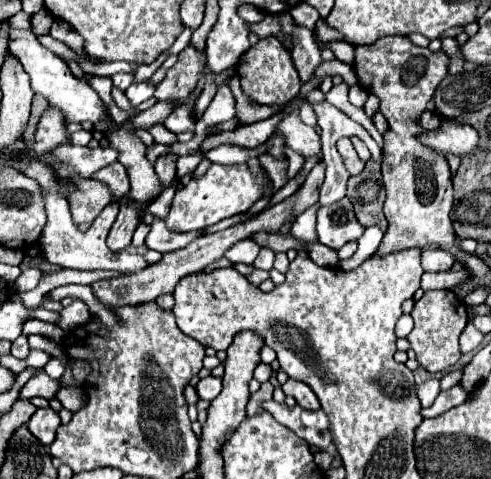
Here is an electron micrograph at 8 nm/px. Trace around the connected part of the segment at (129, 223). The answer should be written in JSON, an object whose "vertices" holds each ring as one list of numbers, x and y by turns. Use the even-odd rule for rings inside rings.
{"vertices":[[123,198,119,202,119,214,117,220,111,226,111,232,107,236,107,246,111,250,125,250,131,244,131,236,135,228,139,226,139,208,131,206,129,198]]}

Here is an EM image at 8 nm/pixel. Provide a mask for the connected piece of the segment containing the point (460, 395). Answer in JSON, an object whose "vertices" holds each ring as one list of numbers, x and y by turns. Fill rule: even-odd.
{"vertices":[[453,386,451,390,441,392,441,394,437,396,435,404,431,404,429,408,423,408,423,410,421,410,421,416,423,416,423,418,435,418,435,416,447,412,449,408,463,404,465,398,467,398,467,392,465,392,461,386]]}

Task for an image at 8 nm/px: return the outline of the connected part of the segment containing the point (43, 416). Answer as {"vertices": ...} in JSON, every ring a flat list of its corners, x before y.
{"vertices":[[41,408,41,410,35,410,35,414,31,416,29,420,29,432,41,442,41,444,51,444,55,440,55,432,59,428,61,420,59,420,59,414,53,412,51,408]]}

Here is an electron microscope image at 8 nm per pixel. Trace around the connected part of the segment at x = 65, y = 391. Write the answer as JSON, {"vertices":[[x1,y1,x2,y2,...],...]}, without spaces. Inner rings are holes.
{"vertices":[[63,386,57,390,55,398,61,402,63,408,67,408,71,412,77,412,85,406,85,392,79,386]]}

